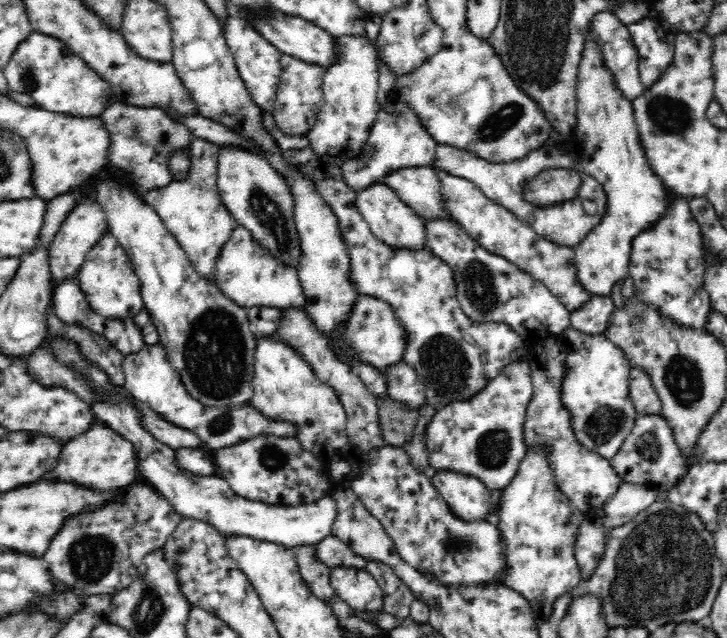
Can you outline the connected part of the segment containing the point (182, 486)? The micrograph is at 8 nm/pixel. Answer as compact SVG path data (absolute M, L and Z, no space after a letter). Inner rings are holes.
M96 404L91 410L106 426L120 433L136 447L140 474L148 482L152 482L154 490L160 492L183 517L204 521L225 537L249 536L293 548L316 544L332 532L332 524L336 520L336 501L332 497L325 495L315 503L299 505L273 505L246 500L236 496L227 482L215 474L200 477L183 469L176 460L175 452L152 437L140 425L139 411L133 406Z

